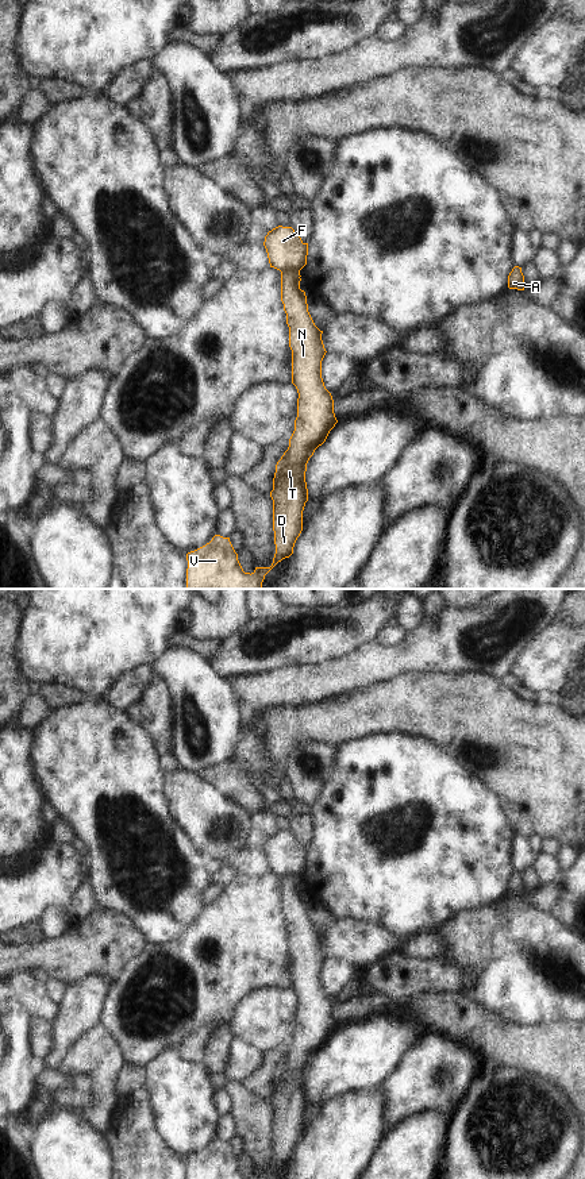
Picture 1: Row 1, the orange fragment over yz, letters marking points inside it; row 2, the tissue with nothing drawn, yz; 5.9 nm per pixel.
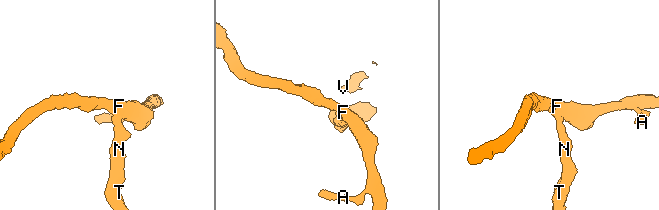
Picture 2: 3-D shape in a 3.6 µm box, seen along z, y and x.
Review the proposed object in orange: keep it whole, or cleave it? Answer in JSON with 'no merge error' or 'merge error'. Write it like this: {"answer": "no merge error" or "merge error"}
{"answer": "merge error"}

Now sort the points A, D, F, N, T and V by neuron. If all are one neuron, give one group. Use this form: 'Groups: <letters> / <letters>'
Groups: A F / D N T V

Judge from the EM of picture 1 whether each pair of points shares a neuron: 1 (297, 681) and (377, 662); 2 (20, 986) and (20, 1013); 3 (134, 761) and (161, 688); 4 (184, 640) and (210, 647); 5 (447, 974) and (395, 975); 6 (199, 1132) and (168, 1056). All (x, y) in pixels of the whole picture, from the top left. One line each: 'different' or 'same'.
1: same
2: different
3: different
4: same
5: same
6: same

